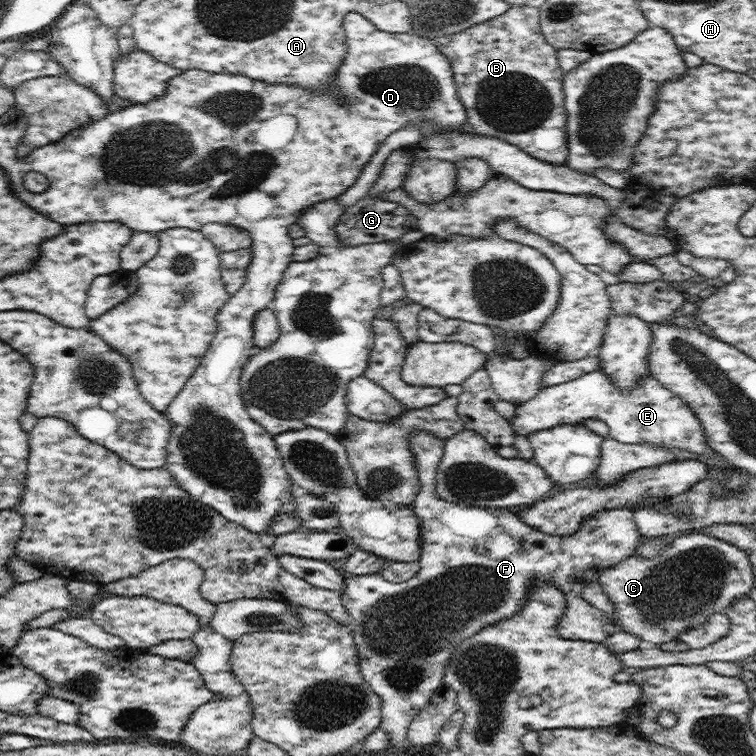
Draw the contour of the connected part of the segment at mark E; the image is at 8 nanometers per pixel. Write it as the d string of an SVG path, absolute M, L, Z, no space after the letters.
M602 370L587 373L570 382L543 387L530 400L517 405L511 420L516 435L526 435L544 430L562 423L577 425L587 418L597 418L609 428L609 437L623 444L656 444L664 448L676 448L698 454L698 458L707 464L709 475L725 481L728 465L723 467L706 443L706 434L699 418L692 409L659 380L648 376L637 382L629 391L623 391L612 382Z

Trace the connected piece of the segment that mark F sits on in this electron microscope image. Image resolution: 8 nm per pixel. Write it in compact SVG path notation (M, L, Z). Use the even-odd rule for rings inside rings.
M418 430L418 433L412 433L410 439L408 439L408 446L413 450L415 456L415 465L418 469L418 476L421 482L420 490L416 495L416 500L409 505L415 512L415 515L419 518L421 524L421 557L419 558L420 568L418 572L404 583L392 583L386 581L381 574L365 574L358 576L345 576L344 590L342 590L342 602L346 607L347 613L350 615L352 634L354 642L357 646L357 653L359 656L359 667L364 677L364 680L370 685L370 688L381 698L381 715L382 720L379 724L379 728L385 730L387 736L390 737L391 744L410 744L408 742L407 732L410 723L414 720L414 717L424 708L429 702L430 697L434 694L434 691L440 686L443 686L443 678L447 669L449 658L453 655L454 649L464 642L467 638L478 634L486 626L492 626L497 622L500 622L503 618L510 618L517 612L522 610L525 600L530 598L532 585L534 583L540 583L544 581L550 581L552 585L556 585L556 589L560 589L560 592L564 593L566 597L566 610L564 614L558 619L557 629L562 638L570 639L571 641L581 641L586 643L603 643L612 633L618 630L616 625L612 624L612 619L608 617L606 613L600 611L598 608L590 605L584 598L582 598L582 590L587 585L587 580L584 578L584 572L586 570L592 570L596 568L597 571L609 566L616 566L621 562L624 562L627 558L630 558L636 553L636 546L640 542L641 532L638 525L634 520L633 508L618 508L602 509L595 512L591 517L586 517L580 525L580 528L574 534L571 535L553 535L546 534L541 530L528 526L525 522L520 520L520 517L516 513L512 513L506 508L490 508L479 506L464 506L462 504L454 504L453 502L446 502L442 500L436 494L436 471L438 470L442 455L444 441L430 435L430 433L424 432L424 430Z

